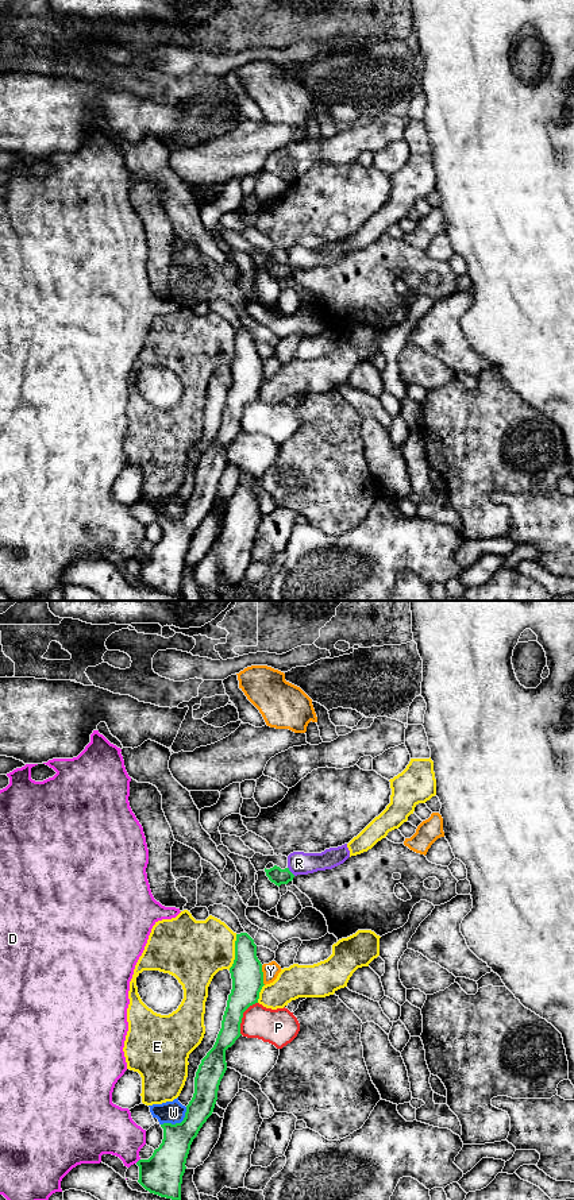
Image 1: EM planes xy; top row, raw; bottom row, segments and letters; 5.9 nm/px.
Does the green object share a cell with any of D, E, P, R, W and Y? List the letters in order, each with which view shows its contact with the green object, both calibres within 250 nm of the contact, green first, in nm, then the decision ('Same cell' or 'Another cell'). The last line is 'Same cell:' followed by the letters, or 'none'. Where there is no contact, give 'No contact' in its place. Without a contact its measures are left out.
D: Touches green in xy. Thickness 240 nm (green) against 280 nm. Another cell
E: Touches green in xy. Thickness 190 nm (green) against 380 nm. Another cell
P: Touches green in xy. Thickness 190 nm (green) against 220 nm. Another cell
R: Touches green in xy. Thickness 100 nm (green) against 140 nm. Same cell
W: Touches green in xy. Thickness 200 nm (green) against 130 nm. Another cell
Y: Touches green in xy. Thickness 190 nm (green) against 100 nm. Another cell
Same cell: R

